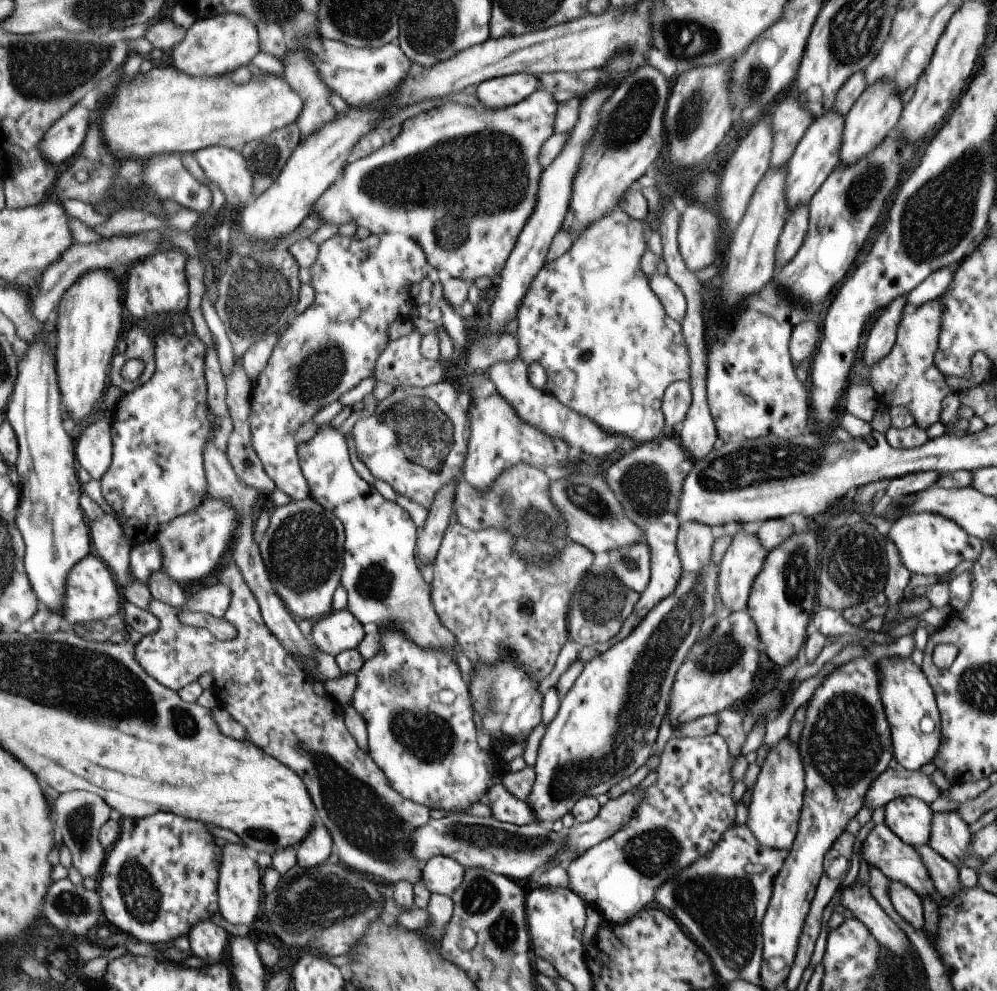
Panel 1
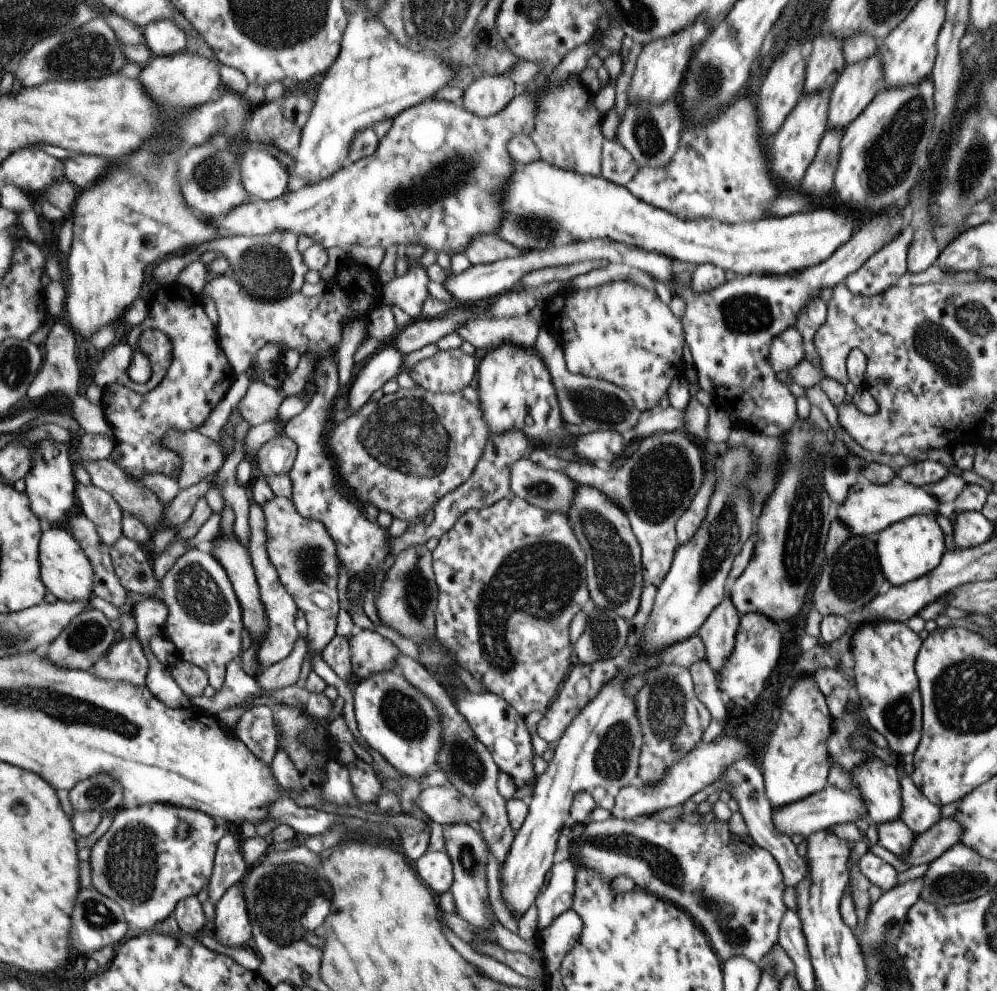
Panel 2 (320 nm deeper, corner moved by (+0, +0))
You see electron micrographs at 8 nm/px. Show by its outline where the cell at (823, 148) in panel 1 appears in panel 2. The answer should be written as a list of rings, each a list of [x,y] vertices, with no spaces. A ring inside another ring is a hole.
[[[877,53],[861,62],[849,64],[841,72],[839,79],[836,80],[835,85],[829,92],[827,98],[827,129],[844,131],[859,114],[863,108],[873,99],[873,96],[883,89],[883,70],[881,70],[881,62]]]

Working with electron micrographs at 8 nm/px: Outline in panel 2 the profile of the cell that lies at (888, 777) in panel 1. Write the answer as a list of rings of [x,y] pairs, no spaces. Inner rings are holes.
[[[852,780],[852,785],[853,788],[847,792],[843,792],[835,788],[835,786],[826,785],[820,792],[793,802],[793,804],[781,806],[777,810],[773,808],[771,810],[771,824],[773,824],[773,828],[784,836],[791,837],[793,834],[798,834],[805,838],[809,834],[817,832],[817,830],[827,830],[836,824],[855,823],[858,819],[869,820],[867,808],[863,804],[861,792],[855,786],[855,780]]]

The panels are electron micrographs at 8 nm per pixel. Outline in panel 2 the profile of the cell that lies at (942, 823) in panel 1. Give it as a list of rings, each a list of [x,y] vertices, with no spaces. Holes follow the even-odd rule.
[[[900,772],[901,814],[899,821],[903,822],[913,834],[921,834],[933,826],[941,818],[941,810],[928,802],[917,788],[914,788],[908,775]]]

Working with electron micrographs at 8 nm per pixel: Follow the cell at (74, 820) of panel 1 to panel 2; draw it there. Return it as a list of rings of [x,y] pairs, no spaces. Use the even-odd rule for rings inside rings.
[[[101,772],[97,776],[78,782],[69,792],[74,811],[117,810],[124,802],[123,786],[111,774]]]

